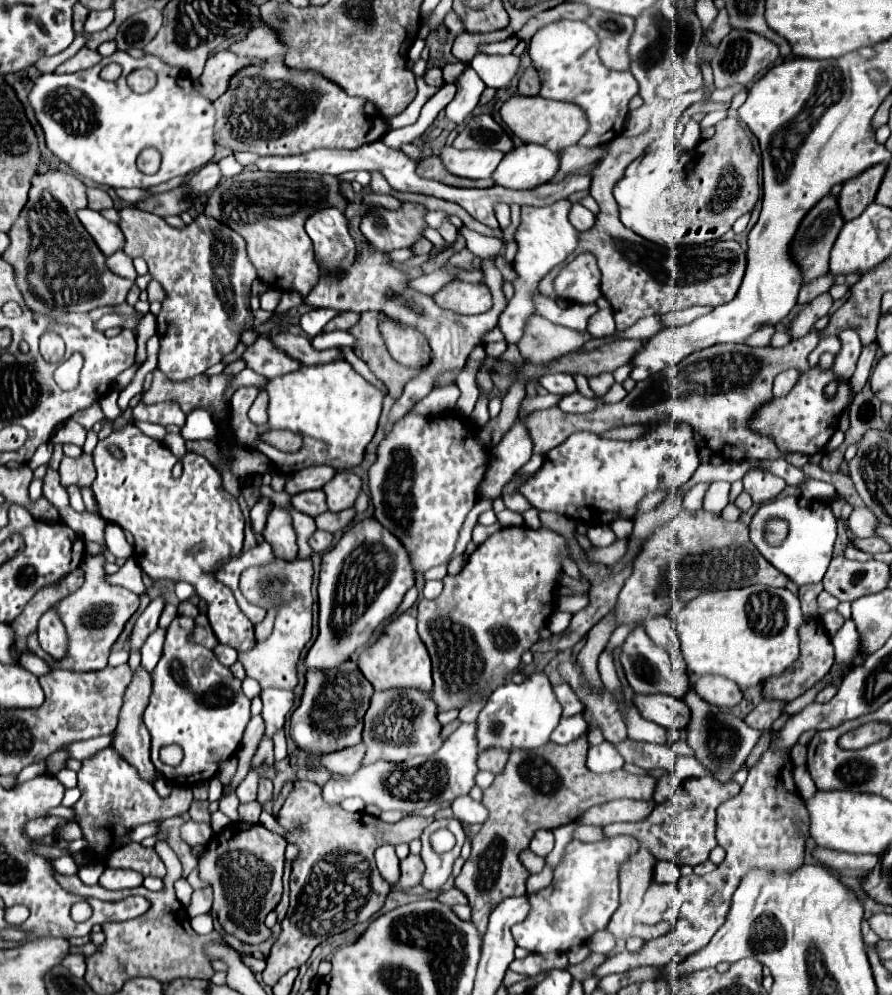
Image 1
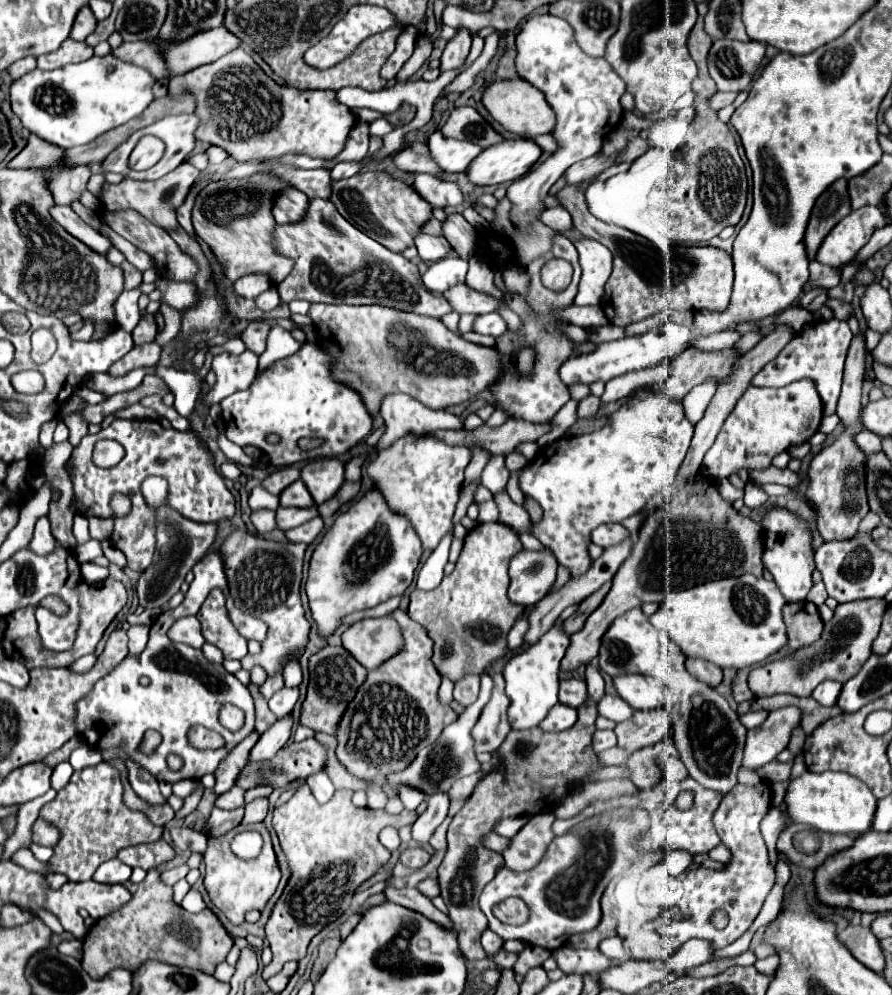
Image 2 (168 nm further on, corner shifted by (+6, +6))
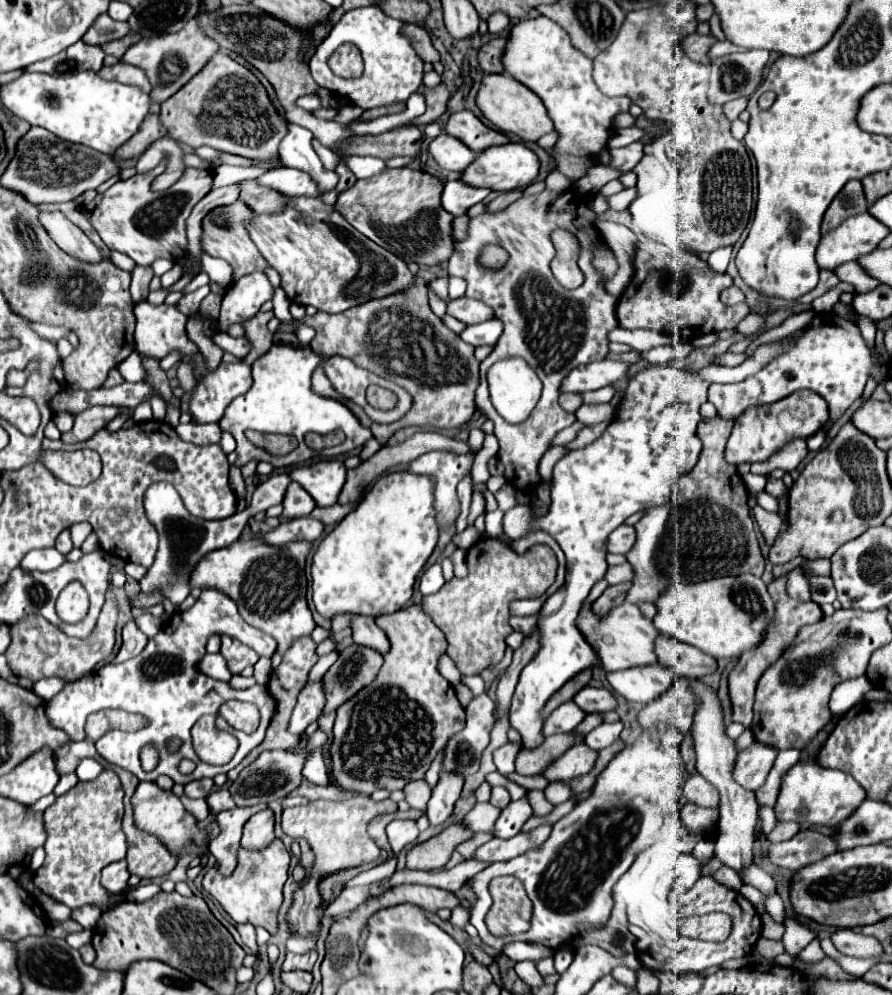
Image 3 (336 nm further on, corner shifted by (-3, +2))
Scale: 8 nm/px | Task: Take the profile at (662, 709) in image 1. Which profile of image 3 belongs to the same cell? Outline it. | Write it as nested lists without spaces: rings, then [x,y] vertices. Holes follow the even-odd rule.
[[[662,664],[608,672],[608,682],[612,690],[626,700],[640,704],[648,704],[662,696],[662,692],[668,692],[674,680],[676,674]]]

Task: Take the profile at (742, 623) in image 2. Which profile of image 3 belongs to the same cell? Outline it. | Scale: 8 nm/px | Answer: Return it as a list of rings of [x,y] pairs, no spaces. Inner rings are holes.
[[[740,574],[732,578],[716,578],[698,584],[674,584],[656,600],[658,614],[654,626],[660,634],[668,634],[702,652],[720,658],[736,660],[742,652],[758,646],[774,622],[774,600],[768,594],[762,578]]]

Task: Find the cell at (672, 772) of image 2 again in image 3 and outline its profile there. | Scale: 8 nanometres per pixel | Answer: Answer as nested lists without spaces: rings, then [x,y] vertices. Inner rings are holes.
[[[698,772],[688,774],[688,778],[682,782],[682,788],[684,788],[684,798],[698,806],[716,808],[720,802],[718,790],[710,782],[706,782]]]

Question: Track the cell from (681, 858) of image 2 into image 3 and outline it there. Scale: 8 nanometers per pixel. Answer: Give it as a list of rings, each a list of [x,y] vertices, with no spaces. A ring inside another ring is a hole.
[[[700,840],[696,846],[694,846],[694,850],[692,850],[692,856],[694,858],[698,858],[698,860],[706,860],[706,862],[710,862],[712,860],[712,854],[714,852],[714,840]]]

